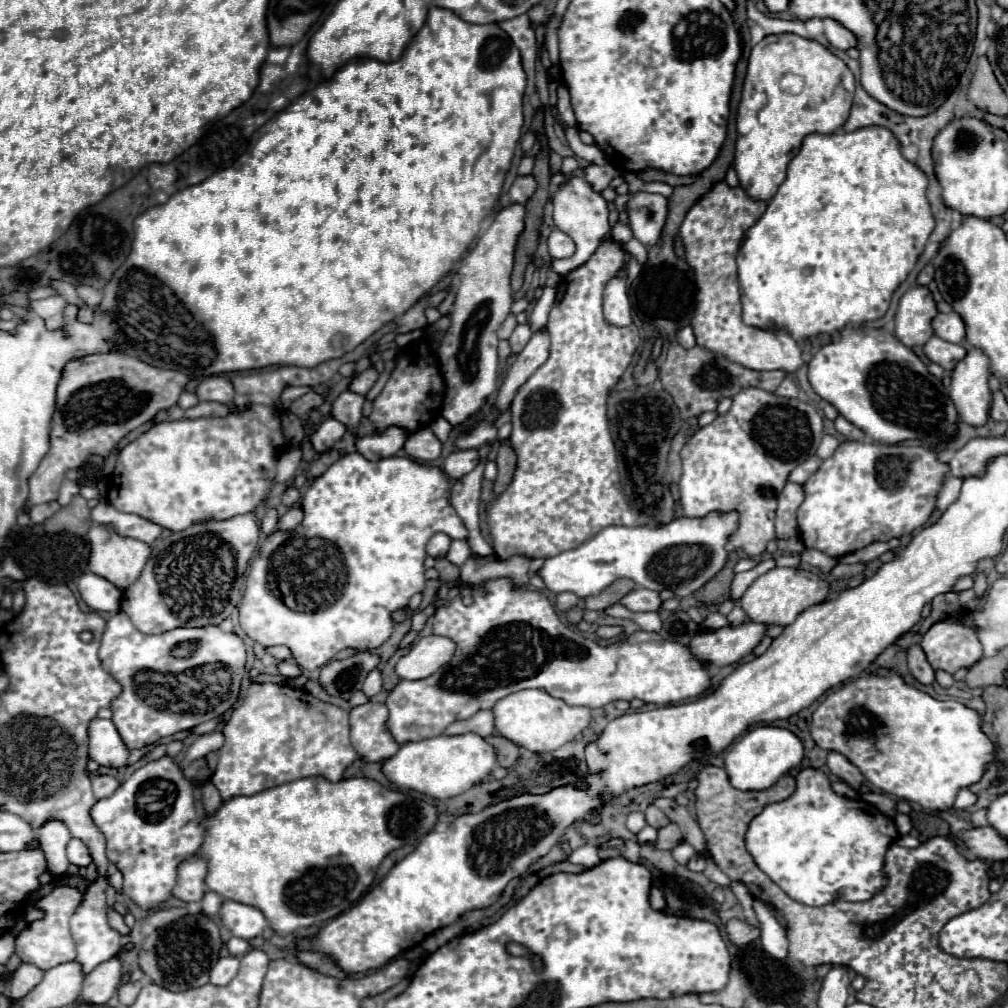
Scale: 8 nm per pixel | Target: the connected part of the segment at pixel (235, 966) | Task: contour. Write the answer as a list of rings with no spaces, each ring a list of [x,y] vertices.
[[[225,956],[219,958],[219,962],[211,970],[211,982],[217,986],[229,984],[239,972],[239,958],[237,956]]]

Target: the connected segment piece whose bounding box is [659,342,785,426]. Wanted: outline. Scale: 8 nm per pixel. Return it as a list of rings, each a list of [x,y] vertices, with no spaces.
[[[673,342],[663,366],[659,368],[659,378],[661,378],[663,388],[673,396],[677,408],[681,410],[681,416],[691,418],[691,416],[701,414],[699,424],[707,426],[719,416],[715,410],[719,400],[733,398],[743,388],[751,388],[751,386],[767,390],[767,392],[775,392],[777,384],[781,384],[781,380],[785,378],[785,372],[753,372],[741,364],[733,364],[725,356],[705,352],[705,348],[701,348],[701,346],[683,348],[681,344]]]

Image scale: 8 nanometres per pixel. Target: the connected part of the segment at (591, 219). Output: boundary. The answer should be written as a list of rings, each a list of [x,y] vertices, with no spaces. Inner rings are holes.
[[[573,178],[565,182],[553,196],[554,219],[553,222],[557,229],[569,234],[576,245],[576,252],[569,259],[553,260],[551,269],[561,276],[567,275],[571,270],[579,268],[585,264],[593,252],[599,248],[603,236],[611,230],[609,226],[609,208],[607,200],[589,188],[589,184],[583,178]]]

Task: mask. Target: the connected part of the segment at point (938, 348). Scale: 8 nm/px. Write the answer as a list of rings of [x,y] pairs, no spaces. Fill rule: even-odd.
[[[931,336],[927,340],[927,344],[923,346],[923,350],[925,350],[925,356],[931,362],[943,366],[947,372],[951,372],[957,366],[957,362],[967,356],[967,350],[963,346],[951,344],[947,340],[941,340],[939,336]]]

